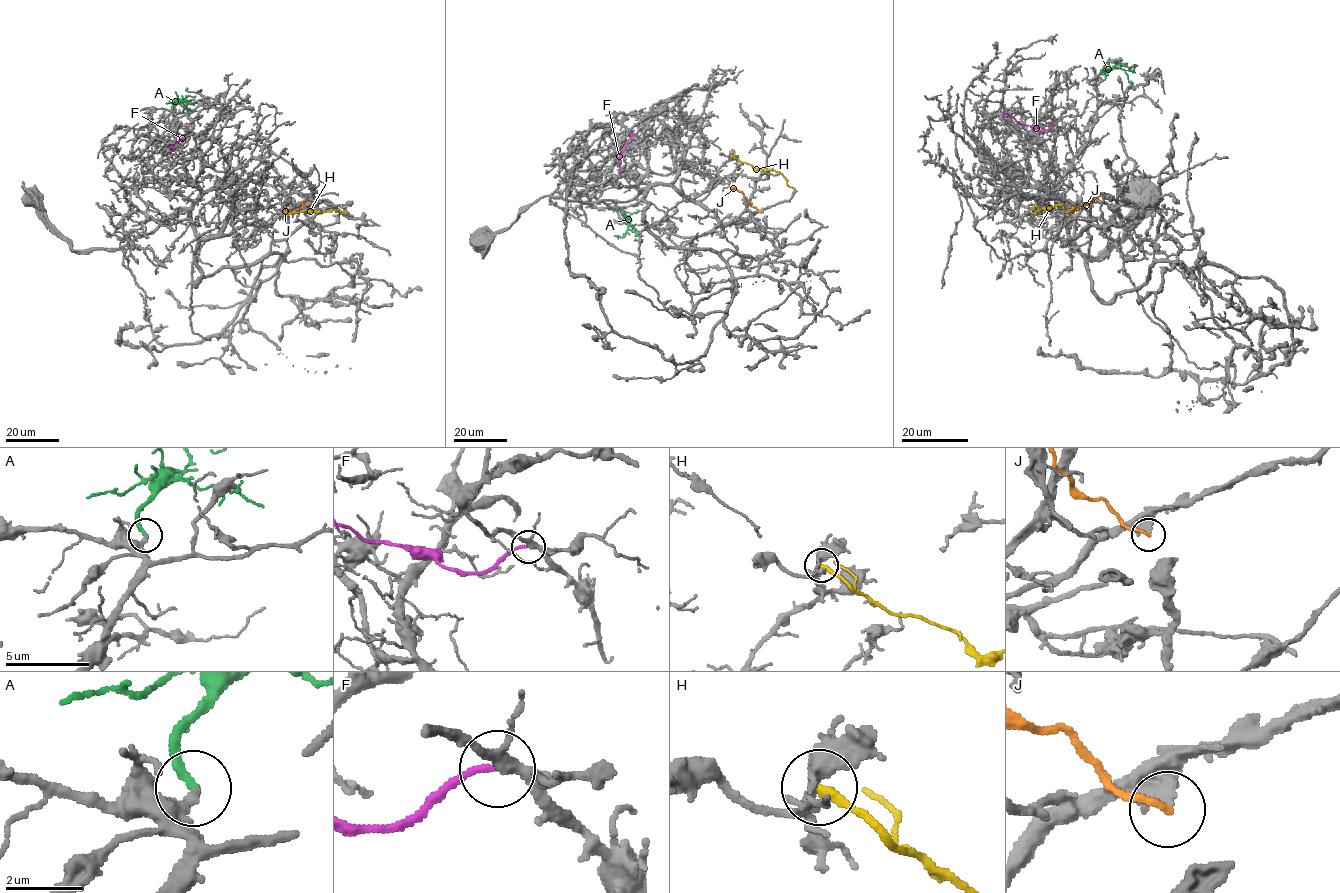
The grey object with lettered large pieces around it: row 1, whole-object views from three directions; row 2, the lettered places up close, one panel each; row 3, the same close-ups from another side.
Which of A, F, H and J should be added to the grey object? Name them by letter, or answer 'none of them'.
A

